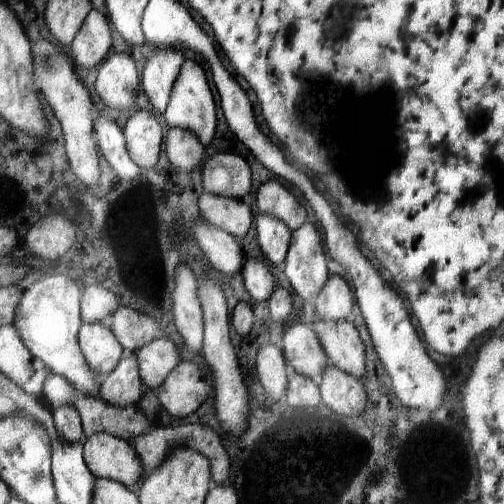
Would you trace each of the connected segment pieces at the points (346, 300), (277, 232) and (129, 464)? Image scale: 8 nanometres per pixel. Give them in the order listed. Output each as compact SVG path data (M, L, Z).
M330 275L322 290L312 302L315 306L316 317L331 321L350 320L354 300L348 283L340 275Z
M260 213L256 219L258 244L274 266L282 265L290 244L291 230L271 214Z
M110 433L82 438L83 456L96 477L122 483L137 491L145 474L141 458L131 442Z

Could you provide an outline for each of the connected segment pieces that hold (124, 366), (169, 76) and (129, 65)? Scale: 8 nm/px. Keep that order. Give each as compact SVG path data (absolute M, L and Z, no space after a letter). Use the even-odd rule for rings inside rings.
M132 353L128 358L122 359L115 370L96 386L94 396L122 408L136 405L143 398L145 390L137 356Z
M154 50L148 53L142 74L142 88L154 108L164 114L174 83L178 78L182 54L174 50Z
M112 52L104 61L95 81L96 92L114 108L128 108L128 113L134 110L138 72L134 60L121 52Z

